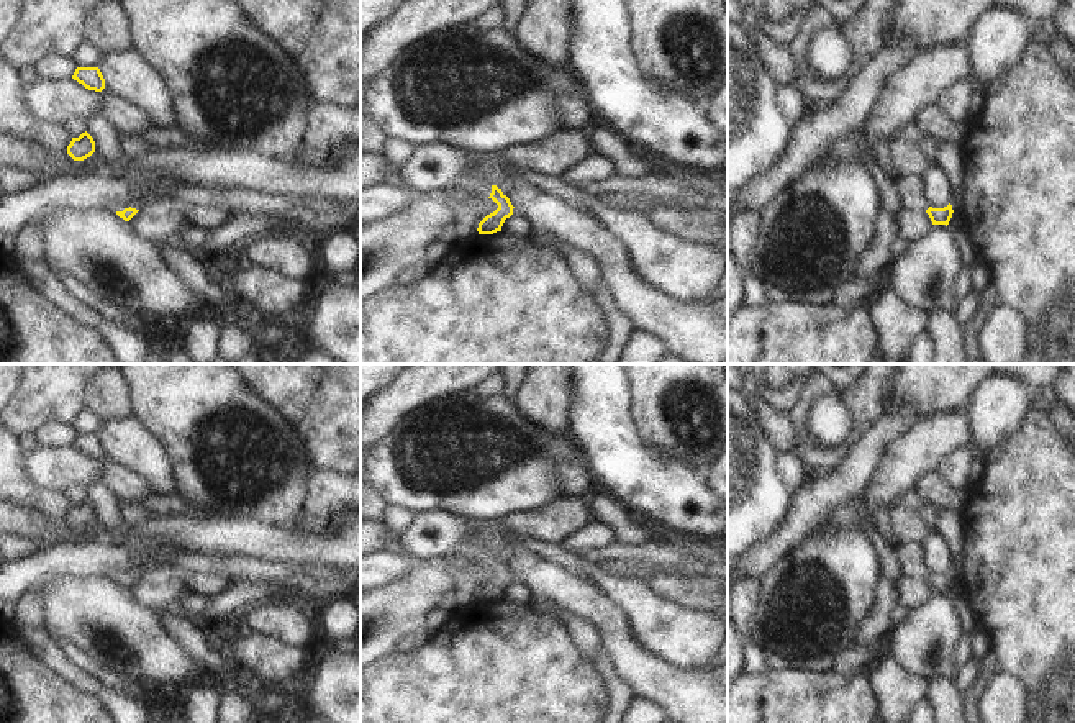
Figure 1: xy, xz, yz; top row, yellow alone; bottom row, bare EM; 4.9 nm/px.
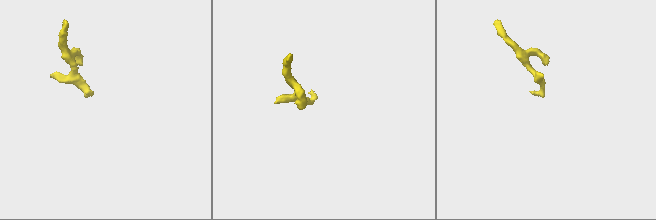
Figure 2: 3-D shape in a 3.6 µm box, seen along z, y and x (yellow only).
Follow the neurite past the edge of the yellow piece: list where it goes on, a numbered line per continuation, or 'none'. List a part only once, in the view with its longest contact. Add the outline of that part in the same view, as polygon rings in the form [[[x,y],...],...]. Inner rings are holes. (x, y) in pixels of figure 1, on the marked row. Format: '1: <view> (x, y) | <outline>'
1: xz (472, 186) | [[[462,175],[457,187],[465,189],[469,193],[477,197],[490,197],[492,184],[472,179],[469,175]]]

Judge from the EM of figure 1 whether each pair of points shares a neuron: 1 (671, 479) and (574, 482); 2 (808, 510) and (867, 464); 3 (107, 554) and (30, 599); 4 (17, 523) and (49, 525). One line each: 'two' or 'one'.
1: two
2: one
3: two
4: one

